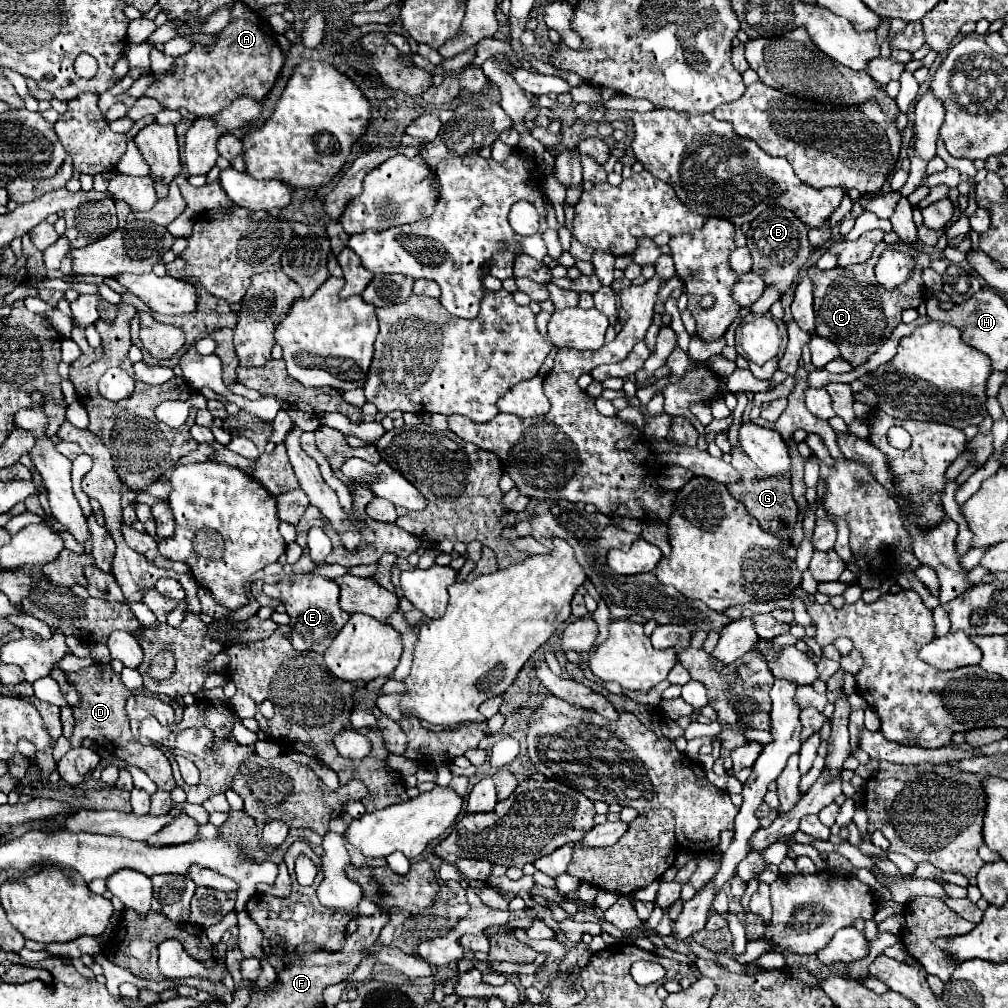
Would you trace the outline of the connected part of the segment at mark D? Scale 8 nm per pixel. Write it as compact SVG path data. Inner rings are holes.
M96 663L96 665L90 665L90 667L78 671L78 673L66 673L66 675L68 675L66 679L76 687L76 691L78 691L78 695L80 695L80 703L72 707L72 711L74 711L74 719L76 719L76 727L74 727L74 733L72 733L72 737L70 737L72 747L80 747L80 745L82 745L82 739L88 737L88 739L92 739L92 741L96 741L96 743L104 743L104 749L106 749L106 751L110 751L112 755L124 759L128 765L136 765L136 767L140 767L142 771L146 771L146 775L158 785L156 793L150 797L150 801L152 801L152 803L150 803L150 815L166 815L166 813L170 813L170 803L172 803L172 799L170 799L170 791L172 791L174 785L176 785L174 779L172 779L172 767L170 767L170 761L168 761L168 757L164 757L164 753L162 753L156 745L146 747L146 745L142 745L138 739L132 737L130 727L128 727L128 717L126 717L126 711L124 711L126 699L128 699L130 695L136 695L139 692L146 692L146 690L130 691L130 689L122 683L120 675L114 673L112 667L106 665L106 663Z

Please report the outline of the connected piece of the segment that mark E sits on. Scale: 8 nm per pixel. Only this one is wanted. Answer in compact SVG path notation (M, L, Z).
M314 571L300 573L300 575L284 575L278 583L264 585L264 593L268 597L278 599L286 607L288 615L292 617L290 619L292 645L298 651L324 653L326 647L330 645L330 641L340 633L340 629L350 619L350 615L346 611L342 611L338 605L338 595L340 595L338 583L330 577L316 575Z

